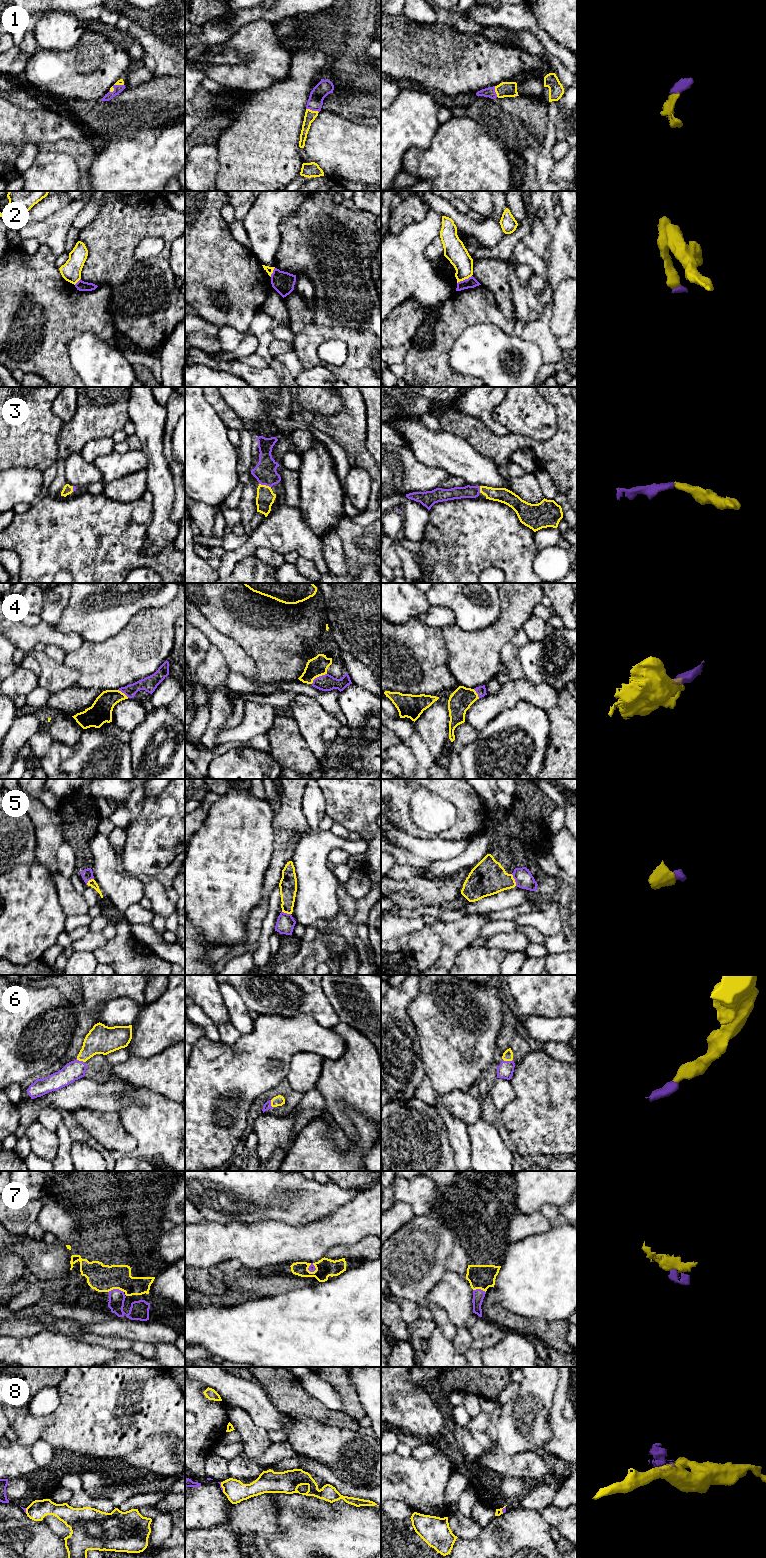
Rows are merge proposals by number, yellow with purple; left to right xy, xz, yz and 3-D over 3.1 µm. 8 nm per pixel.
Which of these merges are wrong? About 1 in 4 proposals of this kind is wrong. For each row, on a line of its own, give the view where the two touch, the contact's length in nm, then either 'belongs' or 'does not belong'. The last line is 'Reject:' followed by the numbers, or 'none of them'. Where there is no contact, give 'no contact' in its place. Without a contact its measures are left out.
1: contact in xz; length 110 nm; belongs
2: contact in yz; length 140 nm; does not belong
3: contact in xz; length 100 nm; belongs
4: contact in xz; length 150 nm; belongs
5: contact in yz; length 100 nm; belongs
6: contact in xz; length 90 nm; belongs
7: contact in xy; length 130 nm; belongs
8: contact in xz; length 80 nm; does not belong
Reject: 2, 8

